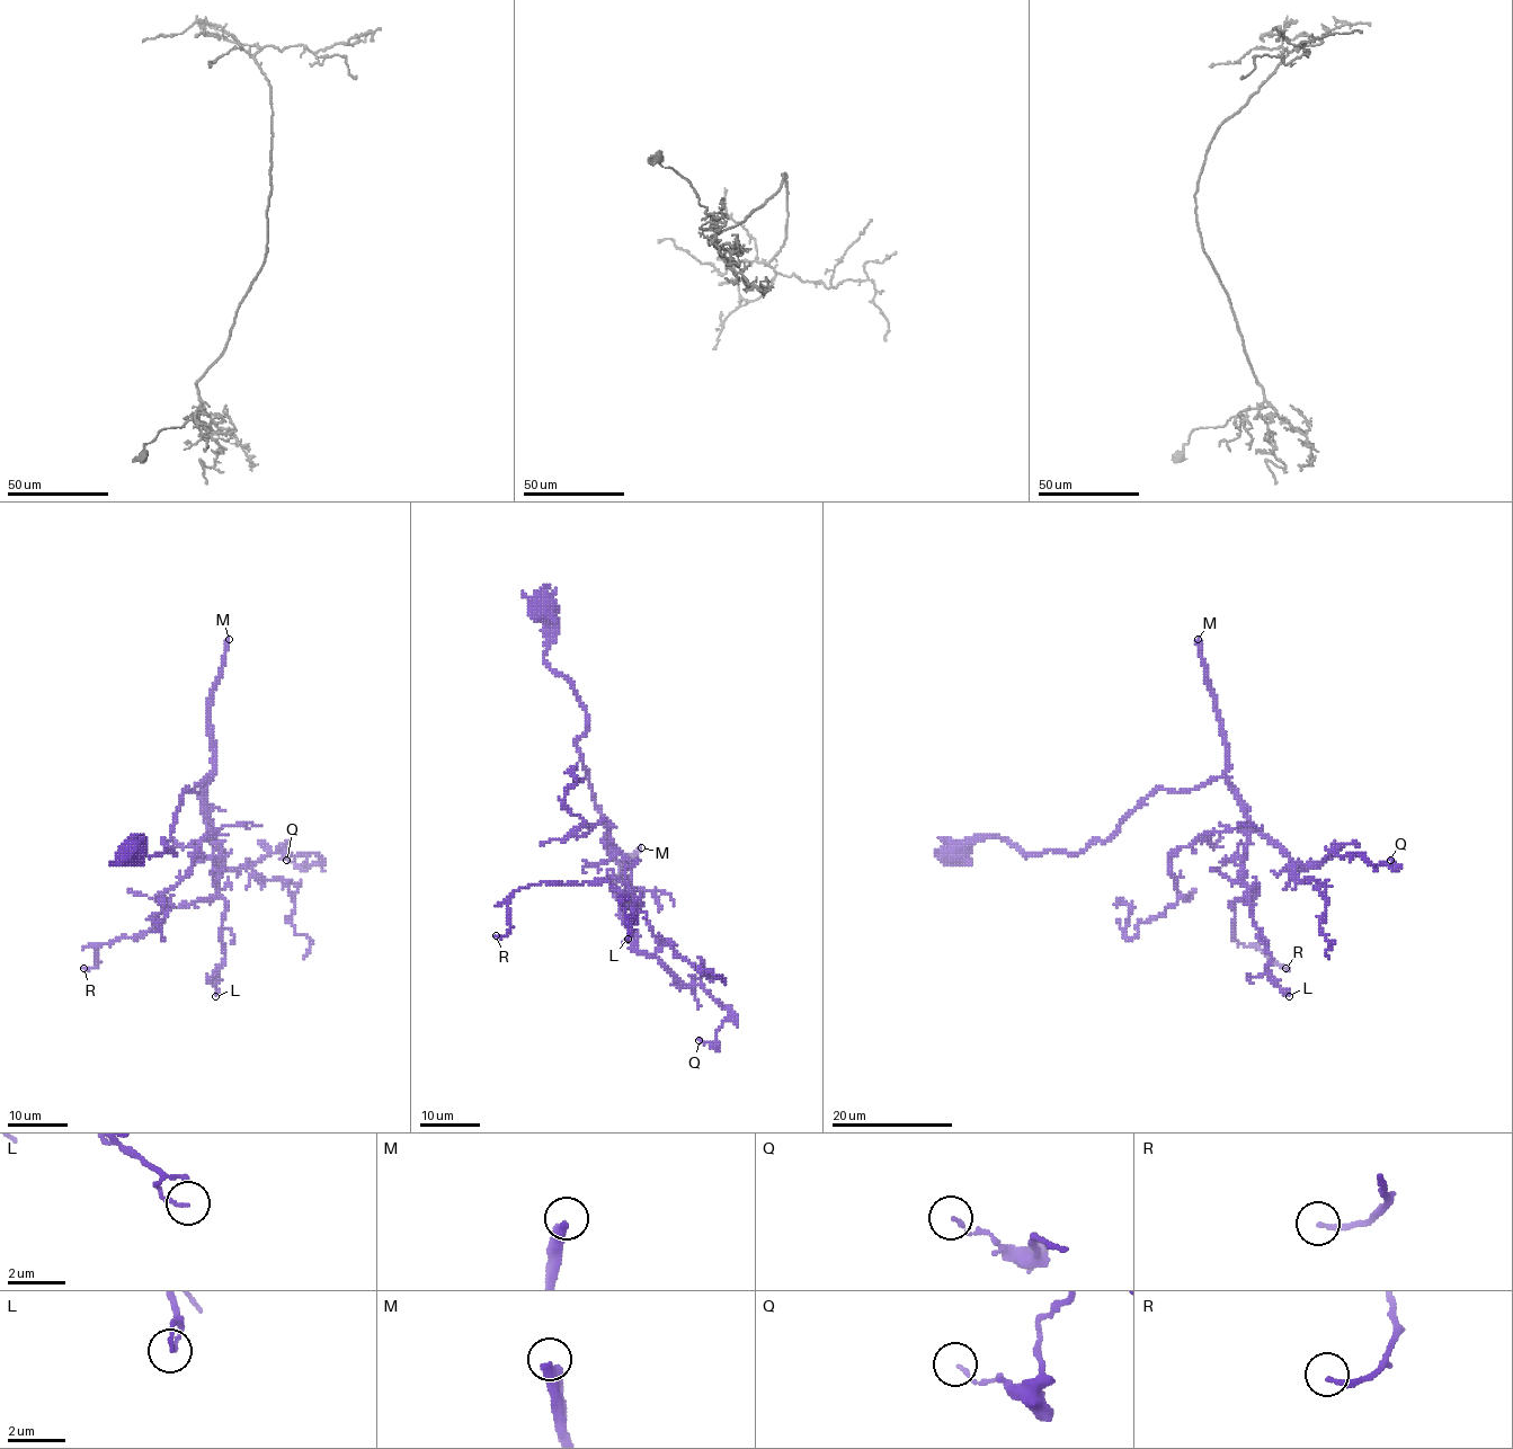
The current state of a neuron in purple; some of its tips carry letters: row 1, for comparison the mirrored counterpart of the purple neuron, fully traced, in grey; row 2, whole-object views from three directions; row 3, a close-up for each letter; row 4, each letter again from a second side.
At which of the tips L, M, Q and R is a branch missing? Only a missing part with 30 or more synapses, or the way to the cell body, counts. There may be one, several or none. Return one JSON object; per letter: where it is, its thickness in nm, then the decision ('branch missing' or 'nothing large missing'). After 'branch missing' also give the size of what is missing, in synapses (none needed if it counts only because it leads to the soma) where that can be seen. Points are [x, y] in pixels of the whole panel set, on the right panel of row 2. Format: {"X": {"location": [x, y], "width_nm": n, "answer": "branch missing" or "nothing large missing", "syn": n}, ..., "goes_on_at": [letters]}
{"L": {"location": [1289, 996], "width_nm": 100, "answer": "nothing large missing"}, "M": {"location": [1198, 639], "width_nm": 360, "answer": "branch missing", "syn": 550}, "Q": {"location": [1390, 860], "width_nm": 130, "answer": "nothing large missing"}, "R": {"location": [1285, 968], "width_nm": 170, "answer": "nothing large missing"}, "goes_on_at": ["M"]}

